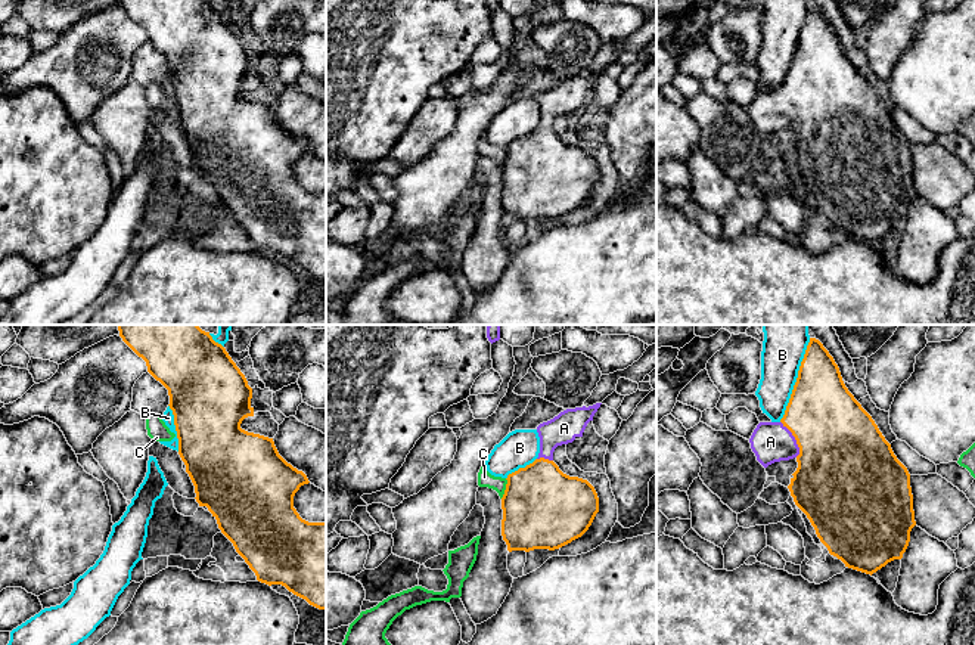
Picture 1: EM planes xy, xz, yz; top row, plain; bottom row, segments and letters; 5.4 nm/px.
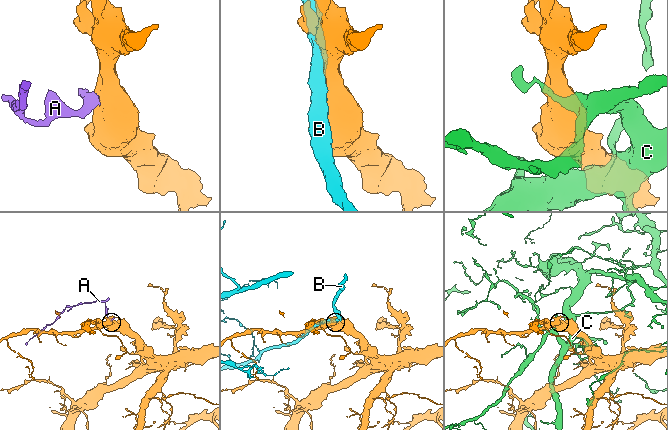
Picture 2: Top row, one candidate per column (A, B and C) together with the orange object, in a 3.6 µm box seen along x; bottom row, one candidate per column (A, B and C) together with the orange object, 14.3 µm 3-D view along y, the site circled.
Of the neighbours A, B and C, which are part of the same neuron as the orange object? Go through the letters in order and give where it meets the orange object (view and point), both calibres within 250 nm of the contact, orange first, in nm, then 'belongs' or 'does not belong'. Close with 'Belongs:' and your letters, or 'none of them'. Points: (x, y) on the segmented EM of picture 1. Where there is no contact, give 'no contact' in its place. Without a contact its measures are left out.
A: yz (795, 439) | 440/220 nm | belongs
B: yz (797, 380) | 400/240 nm | does not belong
C: xz (506, 489) | 440/80 nm | does not belong
Belongs: A

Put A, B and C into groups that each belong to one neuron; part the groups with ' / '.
A / B / C

